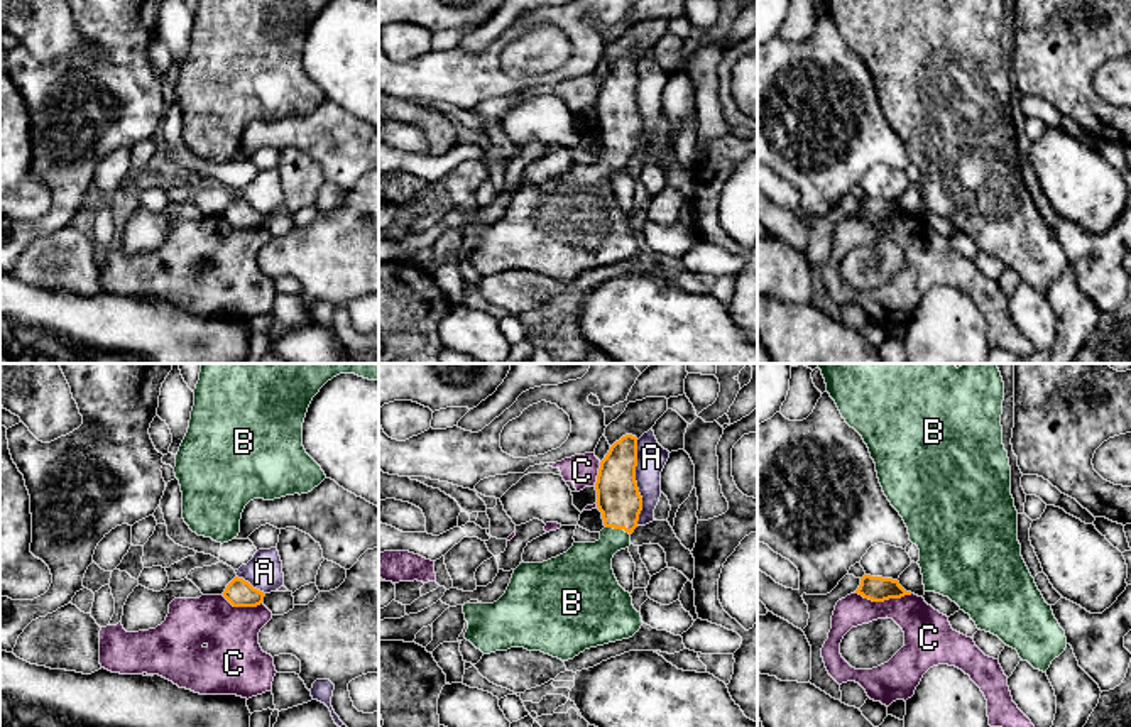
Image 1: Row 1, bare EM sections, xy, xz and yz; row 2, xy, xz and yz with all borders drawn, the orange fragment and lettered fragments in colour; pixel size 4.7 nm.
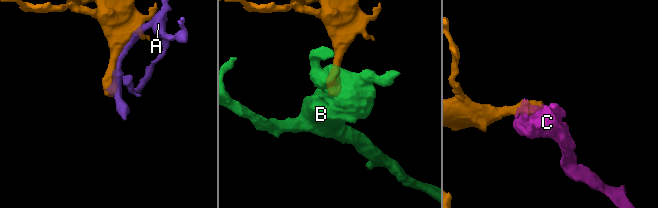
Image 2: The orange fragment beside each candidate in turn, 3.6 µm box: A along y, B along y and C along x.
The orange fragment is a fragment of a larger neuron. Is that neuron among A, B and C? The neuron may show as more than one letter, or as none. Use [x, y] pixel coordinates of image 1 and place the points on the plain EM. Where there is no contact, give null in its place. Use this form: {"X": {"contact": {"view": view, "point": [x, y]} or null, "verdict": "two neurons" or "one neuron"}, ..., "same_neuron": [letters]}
{"A": {"contact": {"view": "xz", "point": [636, 103]}, "verdict": "two neurons"}, "B": {"contact": {"view": "xz", "point": [617, 149]}, "verdict": "one neuron"}, "C": {"contact": {"view": "yz", "point": [883, 222]}, "verdict": "two neurons"}, "same_neuron": ["B"]}

